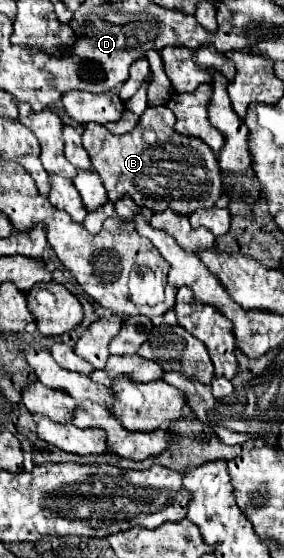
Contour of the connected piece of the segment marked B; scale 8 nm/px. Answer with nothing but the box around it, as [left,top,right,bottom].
[82,105,178,209]

